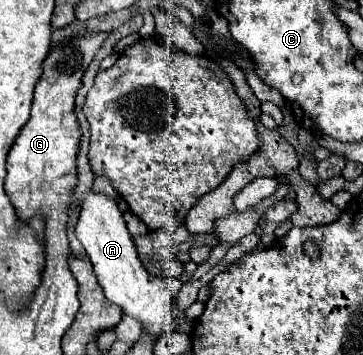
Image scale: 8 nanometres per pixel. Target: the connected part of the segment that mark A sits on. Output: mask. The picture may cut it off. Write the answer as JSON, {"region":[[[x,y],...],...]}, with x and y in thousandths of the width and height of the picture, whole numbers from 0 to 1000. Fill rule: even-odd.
{"region":[[[245,532],[245,544],[234,544],[223,561],[223,594],[207,628],[207,662],[223,679],[262,758],[273,803],[284,808],[284,825],[306,854],[328,859],[344,887],[383,899],[394,927],[416,938],[427,955],[438,955],[455,938],[482,932],[488,893],[499,887],[499,876],[488,870],[488,859],[471,870],[460,865],[471,848],[471,831],[460,814],[471,820],[477,851],[482,851],[501,797],[488,786],[421,780],[394,758],[377,724],[366,662],[350,651],[339,600],[322,589],[311,561]]]}

